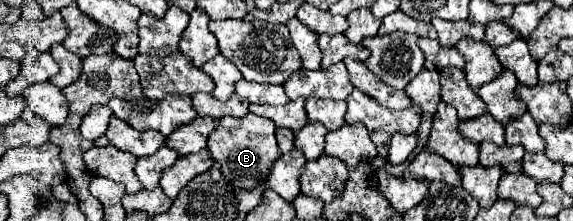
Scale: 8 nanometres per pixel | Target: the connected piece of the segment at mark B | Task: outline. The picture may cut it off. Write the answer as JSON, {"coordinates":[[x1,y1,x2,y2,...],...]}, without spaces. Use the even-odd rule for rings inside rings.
{"coordinates":[[248,112,246,118,232,118,224,116,216,130,210,134,208,150,214,156,216,164,220,164,222,174,236,186,236,188,256,188,264,186,266,170,270,170,270,164,280,156,280,152,290,152,294,148,294,132,288,128,278,128,268,118,256,116],[278,138,278,144,276,144],[280,146,280,150,278,150]]}

